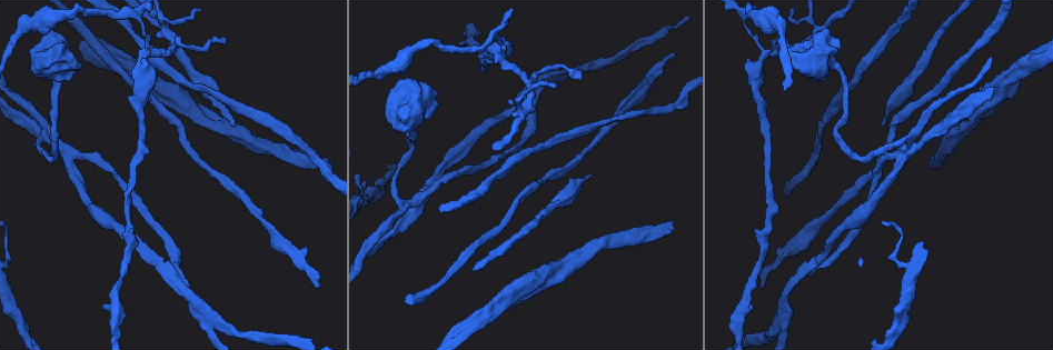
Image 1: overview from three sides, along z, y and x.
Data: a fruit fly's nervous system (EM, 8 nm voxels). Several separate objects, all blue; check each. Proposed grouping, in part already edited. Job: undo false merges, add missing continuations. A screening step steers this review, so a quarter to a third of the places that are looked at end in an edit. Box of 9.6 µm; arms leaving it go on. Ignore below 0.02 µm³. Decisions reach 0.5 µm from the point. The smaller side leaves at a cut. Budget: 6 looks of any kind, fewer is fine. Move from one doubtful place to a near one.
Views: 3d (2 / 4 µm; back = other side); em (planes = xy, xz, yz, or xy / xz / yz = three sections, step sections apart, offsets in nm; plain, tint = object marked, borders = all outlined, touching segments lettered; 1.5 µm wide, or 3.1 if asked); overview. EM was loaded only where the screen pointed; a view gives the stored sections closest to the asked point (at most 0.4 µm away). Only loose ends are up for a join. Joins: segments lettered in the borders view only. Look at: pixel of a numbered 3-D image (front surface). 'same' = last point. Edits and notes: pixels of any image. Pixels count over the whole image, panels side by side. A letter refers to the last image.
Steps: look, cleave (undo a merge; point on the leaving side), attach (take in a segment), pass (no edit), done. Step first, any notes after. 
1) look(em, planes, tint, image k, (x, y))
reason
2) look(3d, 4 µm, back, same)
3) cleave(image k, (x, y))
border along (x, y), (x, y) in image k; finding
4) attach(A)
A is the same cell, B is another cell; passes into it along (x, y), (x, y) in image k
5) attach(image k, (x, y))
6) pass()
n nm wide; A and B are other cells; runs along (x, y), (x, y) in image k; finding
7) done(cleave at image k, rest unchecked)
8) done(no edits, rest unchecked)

look(em, planes, tint, image 1, (882, 122))
free end

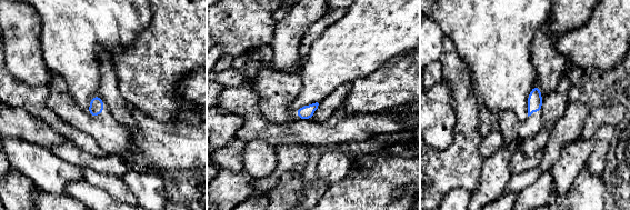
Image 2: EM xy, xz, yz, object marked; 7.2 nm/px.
look(em, planes, borders, same)

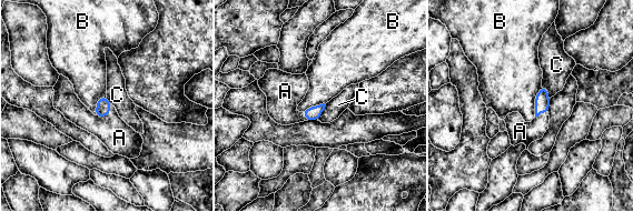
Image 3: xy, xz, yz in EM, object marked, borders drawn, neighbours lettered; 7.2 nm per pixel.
attach(A)
B touches over 240 nm; A is the same cell, B and C are other cells; it goes on there

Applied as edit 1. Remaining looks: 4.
look(overview)

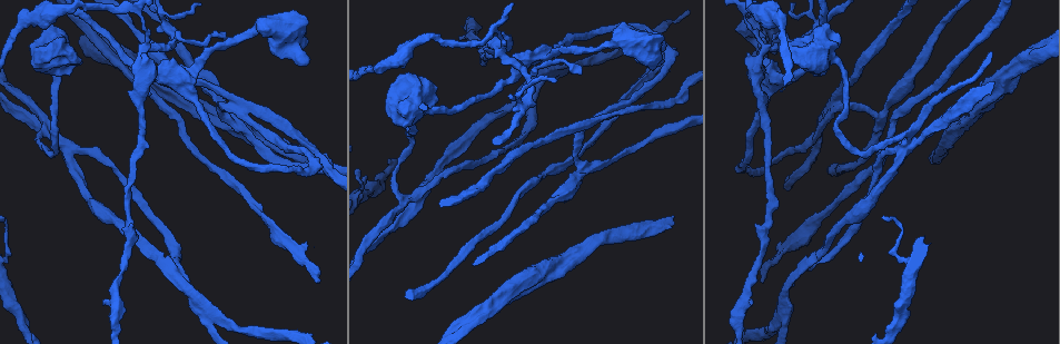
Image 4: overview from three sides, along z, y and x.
look(3d, 2 µm, image 4, (929, 159))
long arm stops here

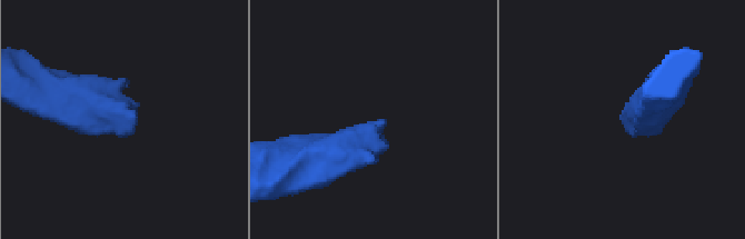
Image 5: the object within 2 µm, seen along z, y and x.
look(em, xy, step 4, borders, image 5, (131, 120))
shape alone is not enough

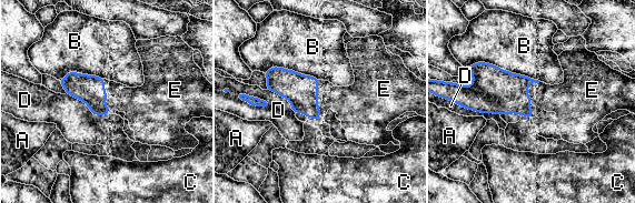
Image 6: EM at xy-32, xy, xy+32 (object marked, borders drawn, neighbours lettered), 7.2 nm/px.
attach(E)
E is the same cell, A, B, C and D are other cells; the neuron continues

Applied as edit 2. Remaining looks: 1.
done(attach at image 3, attach at image 6, rest unchecked)

